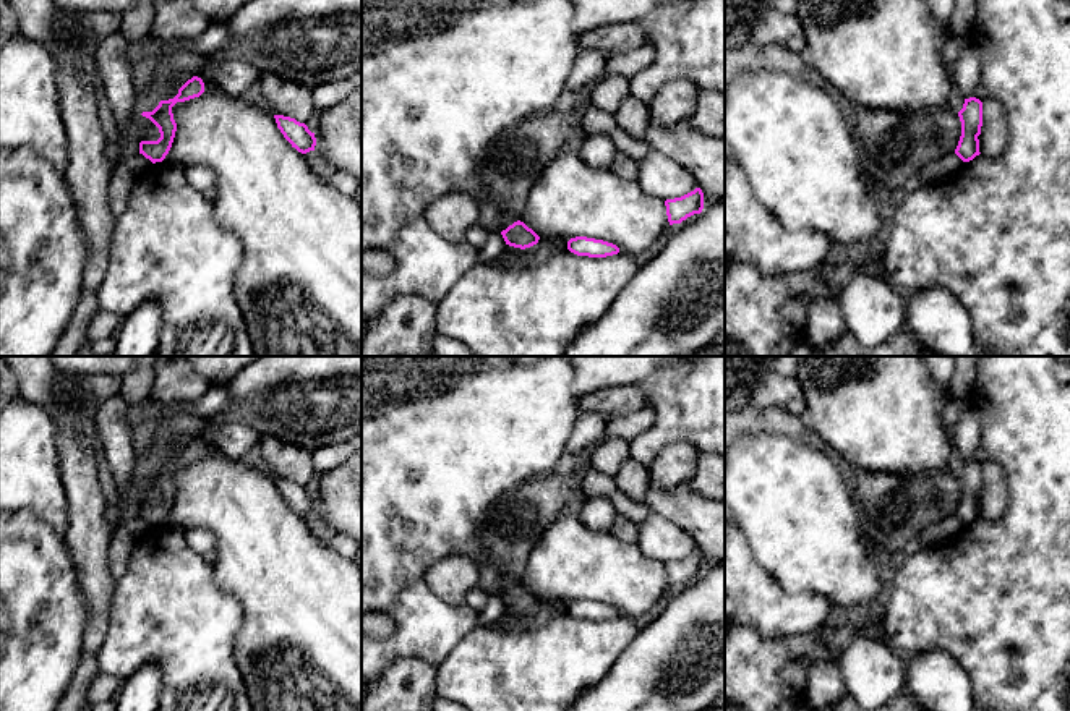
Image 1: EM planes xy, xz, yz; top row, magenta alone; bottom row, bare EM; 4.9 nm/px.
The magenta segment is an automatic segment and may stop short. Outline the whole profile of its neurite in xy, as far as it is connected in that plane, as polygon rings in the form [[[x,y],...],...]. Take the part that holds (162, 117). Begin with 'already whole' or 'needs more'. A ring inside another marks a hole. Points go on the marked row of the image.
already whole; [[[193,76],[178,89],[178,94],[173,99],[160,100],[152,112],[143,112],[141,115],[149,118],[159,128],[160,138],[157,141],[141,141],[139,154],[143,154],[152,164],[162,162],[172,147],[177,131],[172,107],[177,102],[185,102],[199,97],[203,92],[204,92],[203,79]]]

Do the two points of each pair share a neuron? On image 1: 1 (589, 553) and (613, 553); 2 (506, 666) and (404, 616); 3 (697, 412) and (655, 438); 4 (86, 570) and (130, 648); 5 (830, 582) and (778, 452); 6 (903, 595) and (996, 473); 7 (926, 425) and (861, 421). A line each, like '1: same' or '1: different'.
1: same
2: different
3: same
4: different
5: same
6: different
7: same

